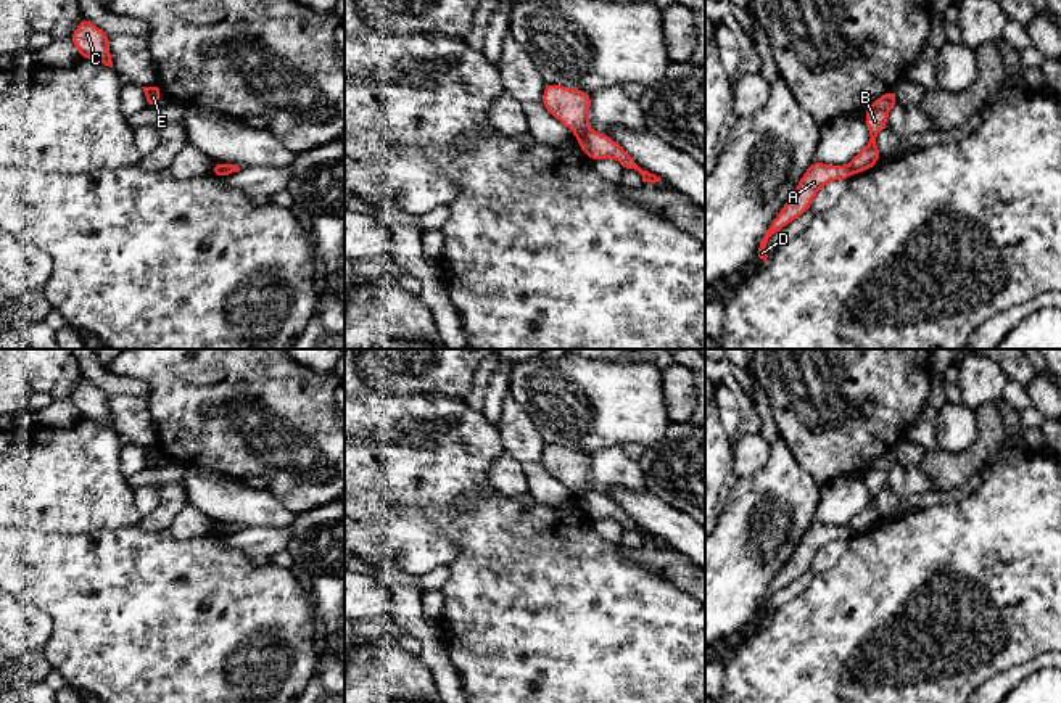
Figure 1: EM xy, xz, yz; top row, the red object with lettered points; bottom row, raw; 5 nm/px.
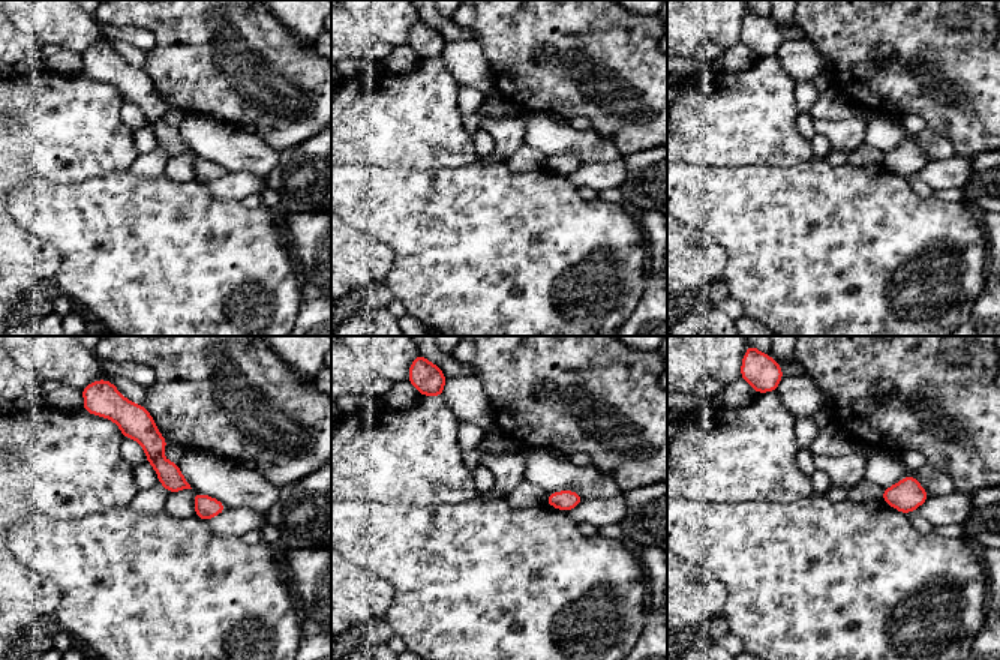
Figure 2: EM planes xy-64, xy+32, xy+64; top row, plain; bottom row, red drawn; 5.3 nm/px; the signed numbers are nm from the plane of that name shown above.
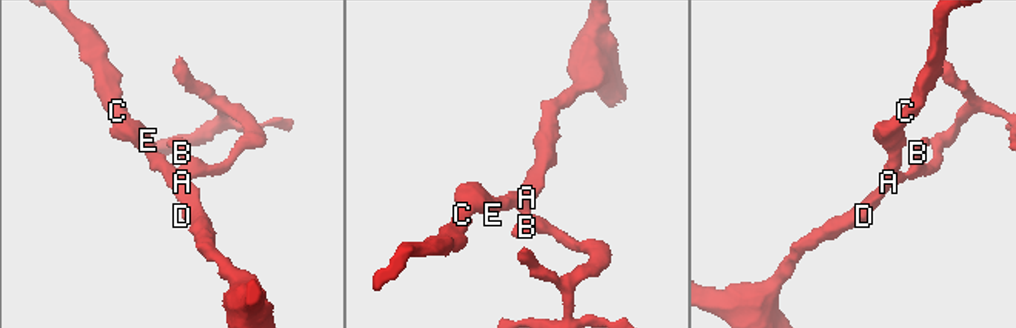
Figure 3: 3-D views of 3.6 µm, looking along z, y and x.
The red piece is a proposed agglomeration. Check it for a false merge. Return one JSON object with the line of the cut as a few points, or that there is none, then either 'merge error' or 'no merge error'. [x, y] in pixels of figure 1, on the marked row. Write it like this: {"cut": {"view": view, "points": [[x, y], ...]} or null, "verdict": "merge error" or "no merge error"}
{"cut": {"view": "xz", "points": [[588, 129], [577, 135]]}, "verdict": "merge error"}

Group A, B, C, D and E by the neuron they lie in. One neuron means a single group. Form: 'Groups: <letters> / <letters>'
Groups: A C D E / B

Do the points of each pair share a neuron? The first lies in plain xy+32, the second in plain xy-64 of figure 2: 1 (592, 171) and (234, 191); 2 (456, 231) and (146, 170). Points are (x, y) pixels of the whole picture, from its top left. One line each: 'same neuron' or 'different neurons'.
1: same neuron
2: different neurons

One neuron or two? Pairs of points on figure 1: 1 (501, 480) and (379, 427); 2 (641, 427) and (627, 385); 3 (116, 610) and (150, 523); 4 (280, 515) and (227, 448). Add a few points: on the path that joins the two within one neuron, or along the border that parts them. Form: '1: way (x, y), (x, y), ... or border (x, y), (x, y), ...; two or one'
1: border (504, 451), (490, 467), (488, 483); two
2: way (639, 417), (627, 404), (627, 394); one
3: border (136, 525), (145, 530), (168, 528); two
4: border (266, 488), (295, 513); two

